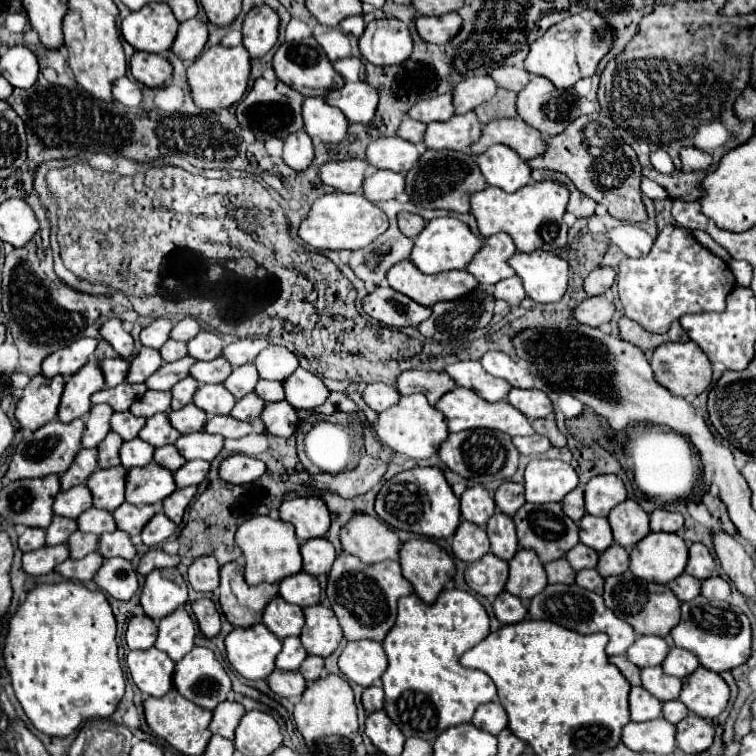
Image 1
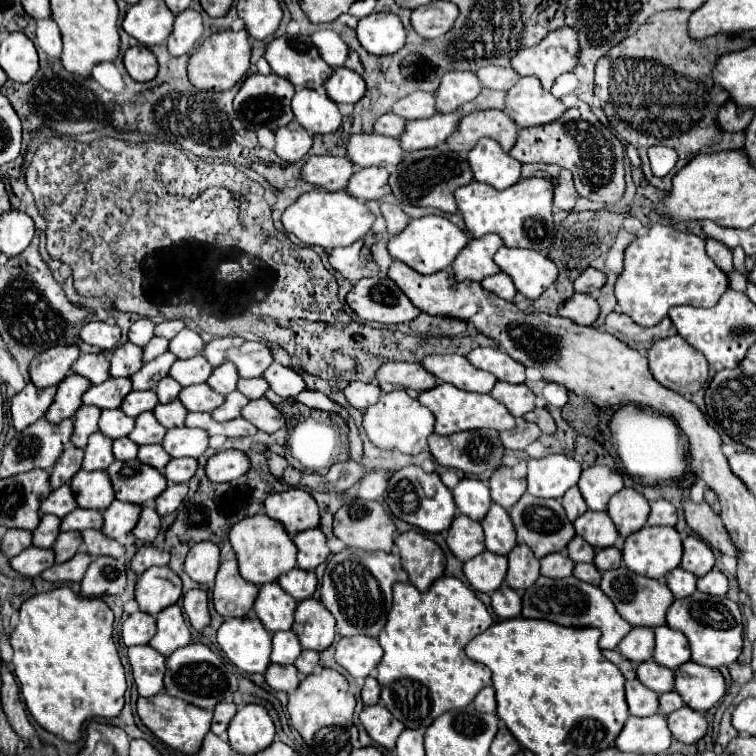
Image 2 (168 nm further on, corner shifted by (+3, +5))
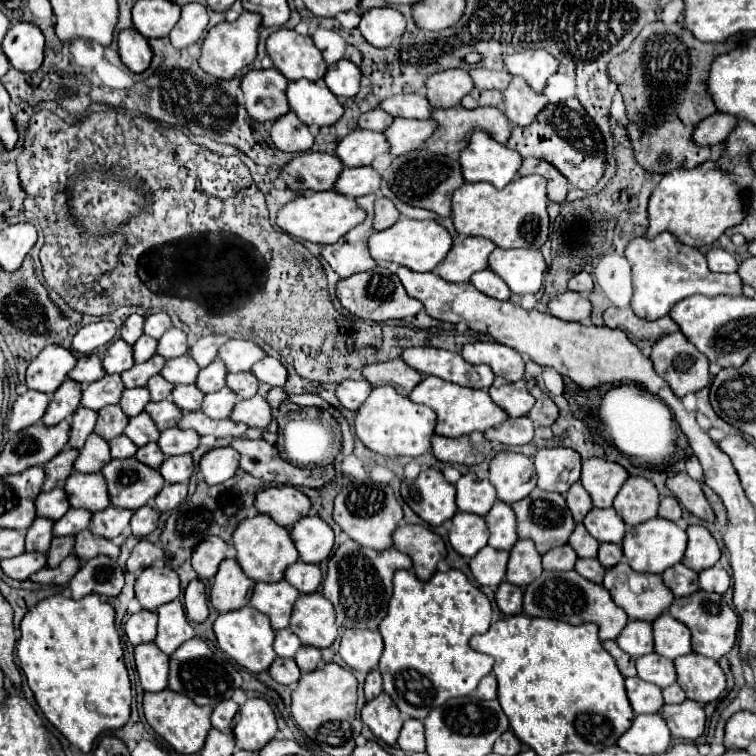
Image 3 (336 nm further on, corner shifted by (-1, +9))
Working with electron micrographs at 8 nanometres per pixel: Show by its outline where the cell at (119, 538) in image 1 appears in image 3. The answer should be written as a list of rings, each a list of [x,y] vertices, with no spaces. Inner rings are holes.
[[[82,530],[76,534],[76,546],[74,546],[74,554],[80,558],[80,560],[90,560],[94,556],[112,556],[114,560],[120,556],[120,546],[112,544],[110,540],[106,538],[100,538],[100,536],[94,536],[90,530]]]

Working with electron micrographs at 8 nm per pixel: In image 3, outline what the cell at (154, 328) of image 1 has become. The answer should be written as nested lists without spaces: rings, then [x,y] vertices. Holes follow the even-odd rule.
[[[140,314],[128,316],[128,320],[122,326],[122,338],[128,344],[134,344],[142,334],[144,334],[144,316],[140,316]]]

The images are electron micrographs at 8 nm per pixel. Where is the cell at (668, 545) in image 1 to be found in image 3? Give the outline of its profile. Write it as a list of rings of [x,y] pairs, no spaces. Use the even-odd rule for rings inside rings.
[[[652,518],[648,522],[628,528],[622,548],[624,548],[624,556],[626,556],[628,564],[632,566],[632,570],[662,574],[664,570],[672,568],[674,564],[678,564],[682,560],[684,550],[686,550],[686,530],[680,528],[676,522],[670,522],[664,518]]]

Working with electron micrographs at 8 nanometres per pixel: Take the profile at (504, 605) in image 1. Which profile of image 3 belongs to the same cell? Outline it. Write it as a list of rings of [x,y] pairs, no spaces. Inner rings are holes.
[[[506,580],[496,590],[496,606],[506,614],[520,614],[522,612],[522,588],[508,584]]]

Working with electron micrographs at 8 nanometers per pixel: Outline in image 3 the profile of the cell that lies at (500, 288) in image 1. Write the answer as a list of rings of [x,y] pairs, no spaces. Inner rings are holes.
[[[484,270],[484,272],[478,272],[476,276],[472,276],[470,280],[480,292],[496,298],[496,300],[508,300],[512,296],[510,288],[506,286],[506,282],[492,270]]]

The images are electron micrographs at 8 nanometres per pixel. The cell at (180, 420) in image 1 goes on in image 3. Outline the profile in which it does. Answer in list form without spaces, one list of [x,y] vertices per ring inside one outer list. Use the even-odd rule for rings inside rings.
[[[172,400],[150,402],[148,408],[144,408],[144,410],[146,410],[148,414],[152,414],[152,418],[154,418],[154,422],[156,422],[156,426],[158,426],[160,432],[178,426],[178,422],[180,422],[180,418],[182,418],[182,414],[184,414],[176,404],[172,404]]]

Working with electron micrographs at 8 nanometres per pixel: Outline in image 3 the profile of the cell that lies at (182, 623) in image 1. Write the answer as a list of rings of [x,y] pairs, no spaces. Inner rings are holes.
[[[172,600],[160,606],[156,612],[158,612],[158,636],[154,642],[162,648],[164,654],[170,656],[176,648],[180,648],[194,636],[194,630],[184,614],[180,600]]]

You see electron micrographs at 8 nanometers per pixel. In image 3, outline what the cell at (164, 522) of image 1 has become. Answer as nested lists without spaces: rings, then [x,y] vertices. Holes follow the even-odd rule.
[[[152,506],[138,508],[130,522],[132,534],[136,538],[146,538],[148,534],[152,534],[158,528],[158,518],[160,518],[160,512],[156,512],[156,508],[152,508]]]

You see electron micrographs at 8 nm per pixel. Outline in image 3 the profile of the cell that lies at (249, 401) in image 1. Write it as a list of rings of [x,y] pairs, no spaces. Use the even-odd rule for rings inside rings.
[[[222,388],[220,392],[208,394],[208,396],[204,398],[202,412],[204,412],[206,416],[210,416],[210,418],[230,418],[236,402],[238,402],[236,392],[232,392],[230,388]]]

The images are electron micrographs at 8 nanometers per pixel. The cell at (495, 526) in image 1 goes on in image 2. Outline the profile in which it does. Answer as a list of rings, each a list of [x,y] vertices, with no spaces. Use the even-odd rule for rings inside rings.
[[[492,504],[492,508],[488,510],[488,516],[484,516],[480,524],[486,536],[486,550],[506,556],[516,546],[516,532],[514,532],[512,520],[502,506]]]

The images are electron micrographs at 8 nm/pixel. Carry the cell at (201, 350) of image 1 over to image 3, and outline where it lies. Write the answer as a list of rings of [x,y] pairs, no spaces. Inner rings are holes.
[[[170,328],[160,340],[158,340],[158,354],[164,358],[178,358],[188,354],[190,344],[188,344],[188,336],[184,330],[180,328]]]

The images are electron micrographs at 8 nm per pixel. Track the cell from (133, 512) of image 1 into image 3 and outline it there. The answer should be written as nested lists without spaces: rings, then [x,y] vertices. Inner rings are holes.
[[[108,506],[100,512],[94,512],[92,516],[92,526],[90,530],[94,532],[94,536],[100,538],[116,538],[118,534],[124,534],[130,526],[130,518],[132,512],[124,510],[124,508],[116,508],[116,506]]]

